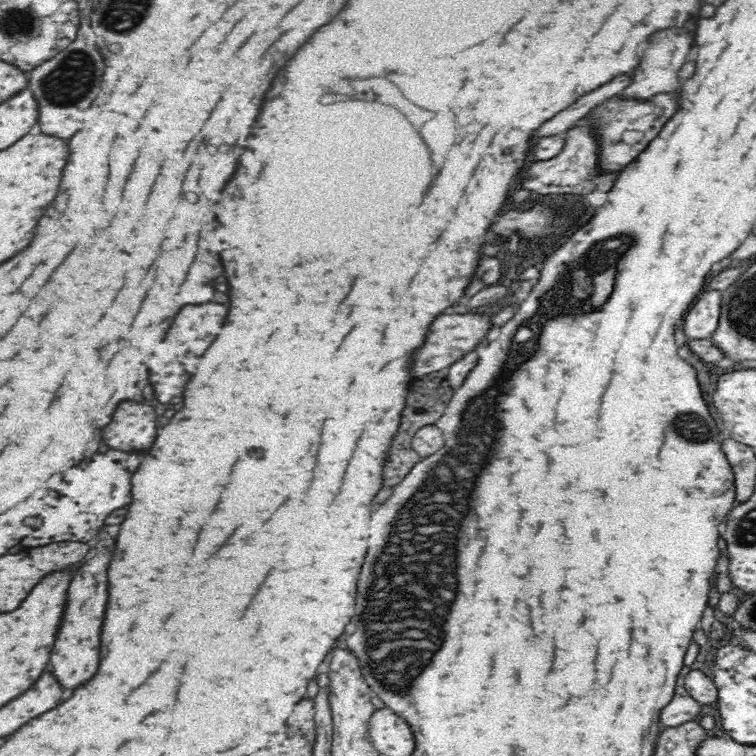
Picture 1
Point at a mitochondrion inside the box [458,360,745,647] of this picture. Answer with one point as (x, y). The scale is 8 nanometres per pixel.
(697, 428)

